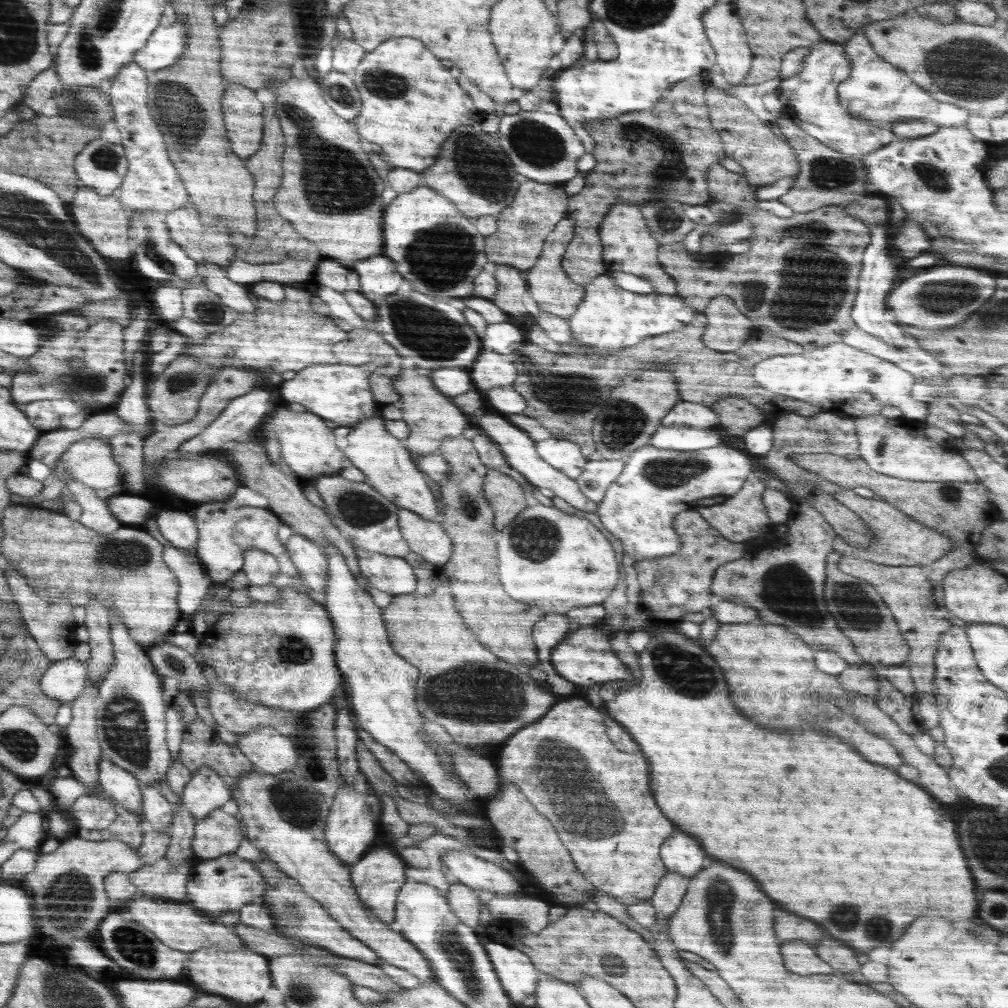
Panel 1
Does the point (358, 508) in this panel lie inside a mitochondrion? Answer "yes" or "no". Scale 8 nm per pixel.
yes

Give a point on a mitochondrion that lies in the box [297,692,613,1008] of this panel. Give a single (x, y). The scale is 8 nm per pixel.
(451, 947)

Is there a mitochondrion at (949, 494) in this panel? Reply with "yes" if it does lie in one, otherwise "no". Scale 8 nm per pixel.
yes

